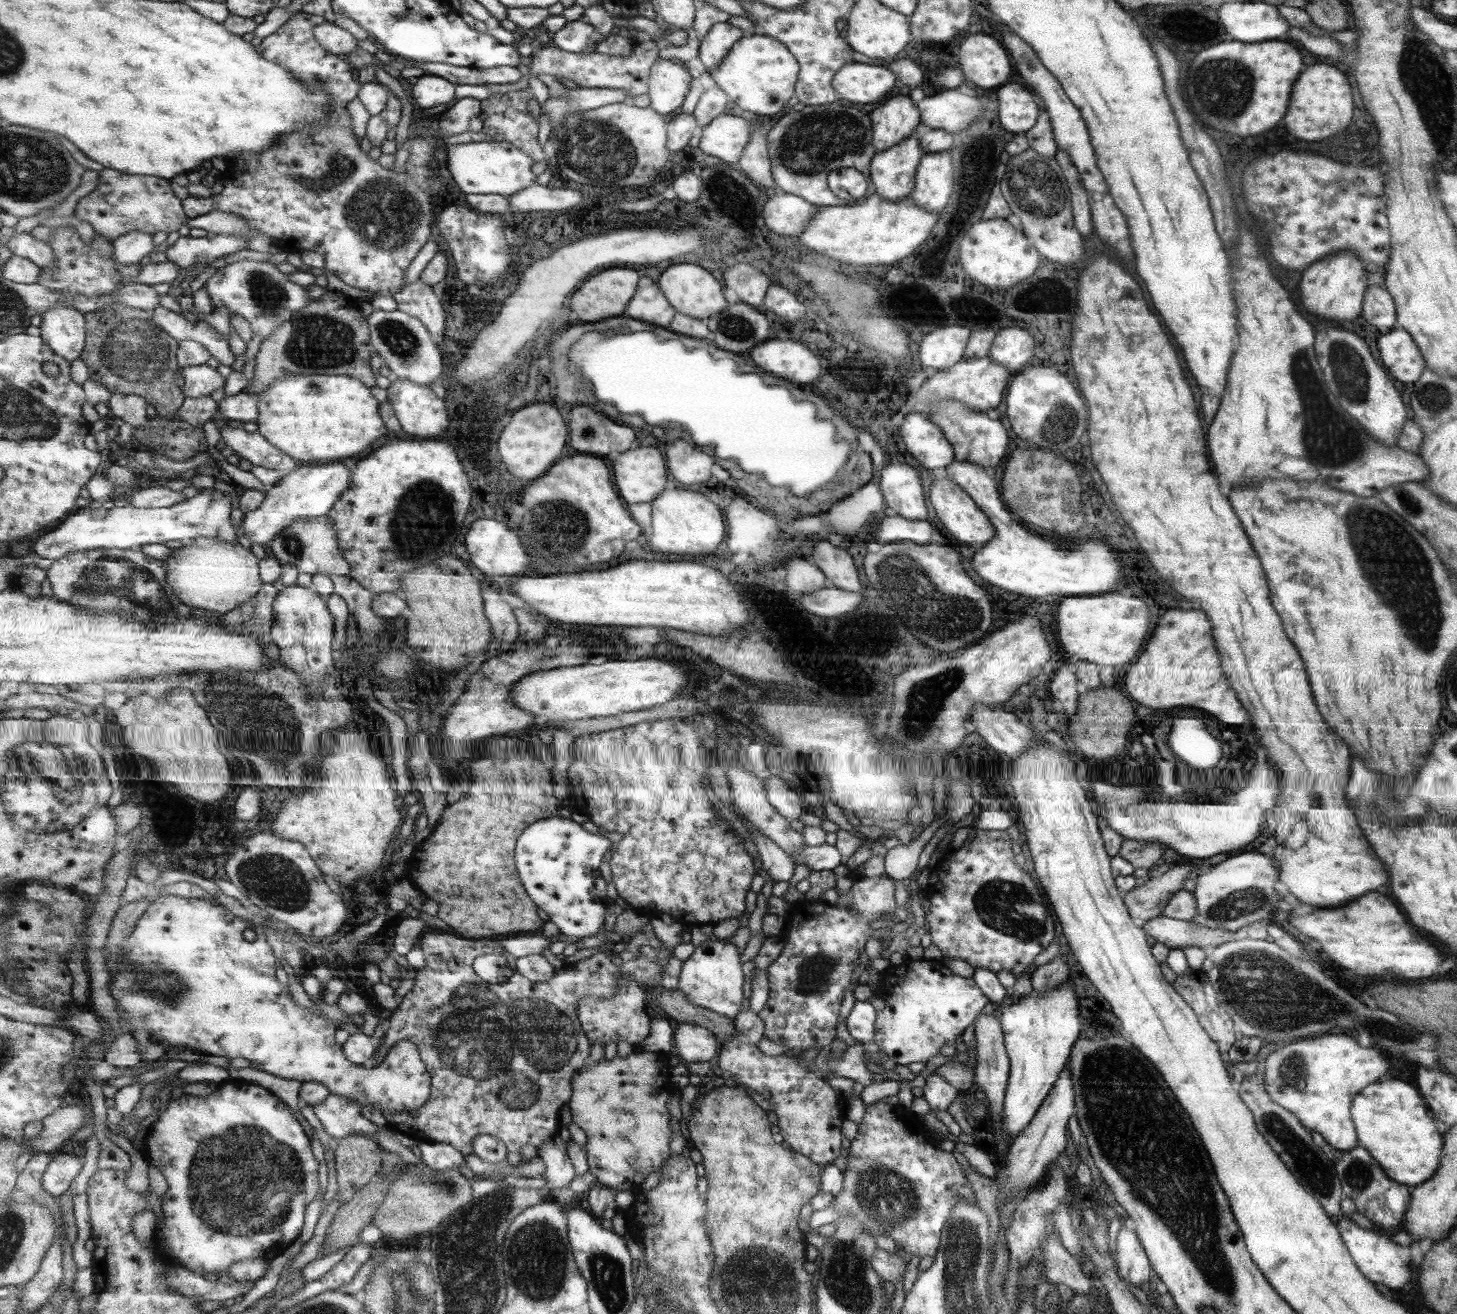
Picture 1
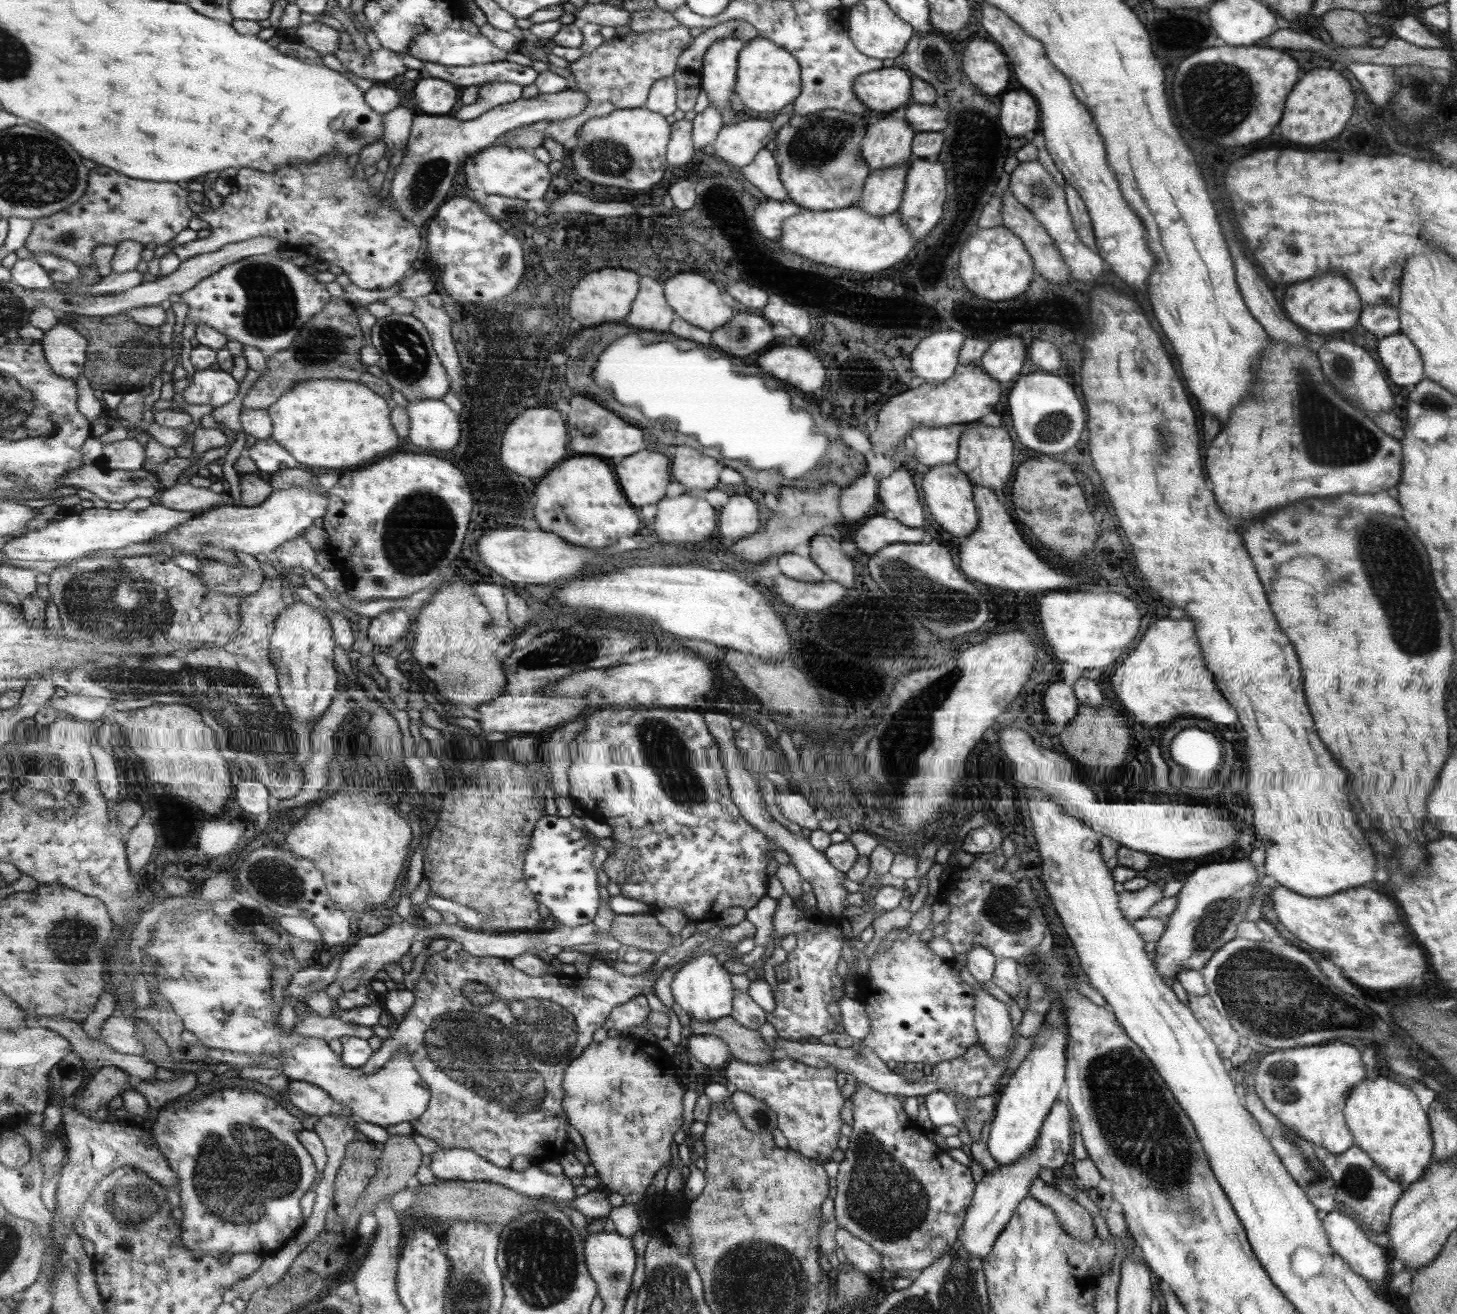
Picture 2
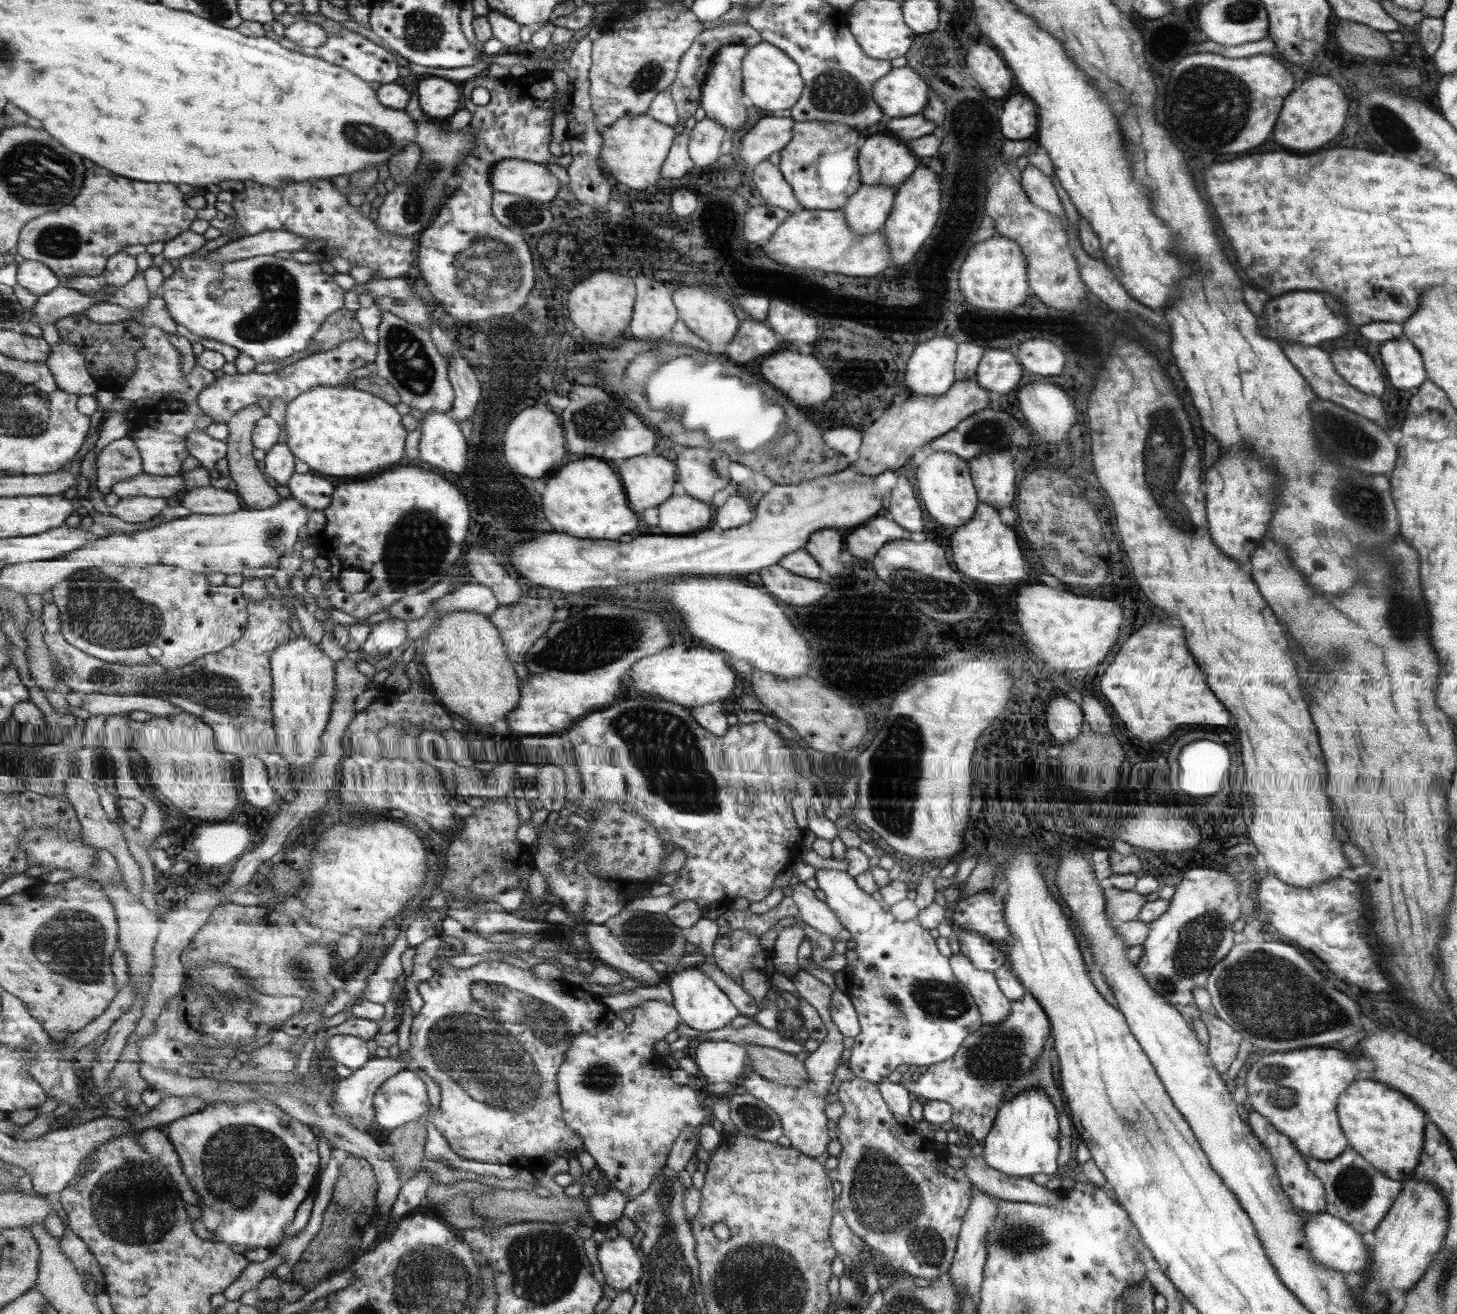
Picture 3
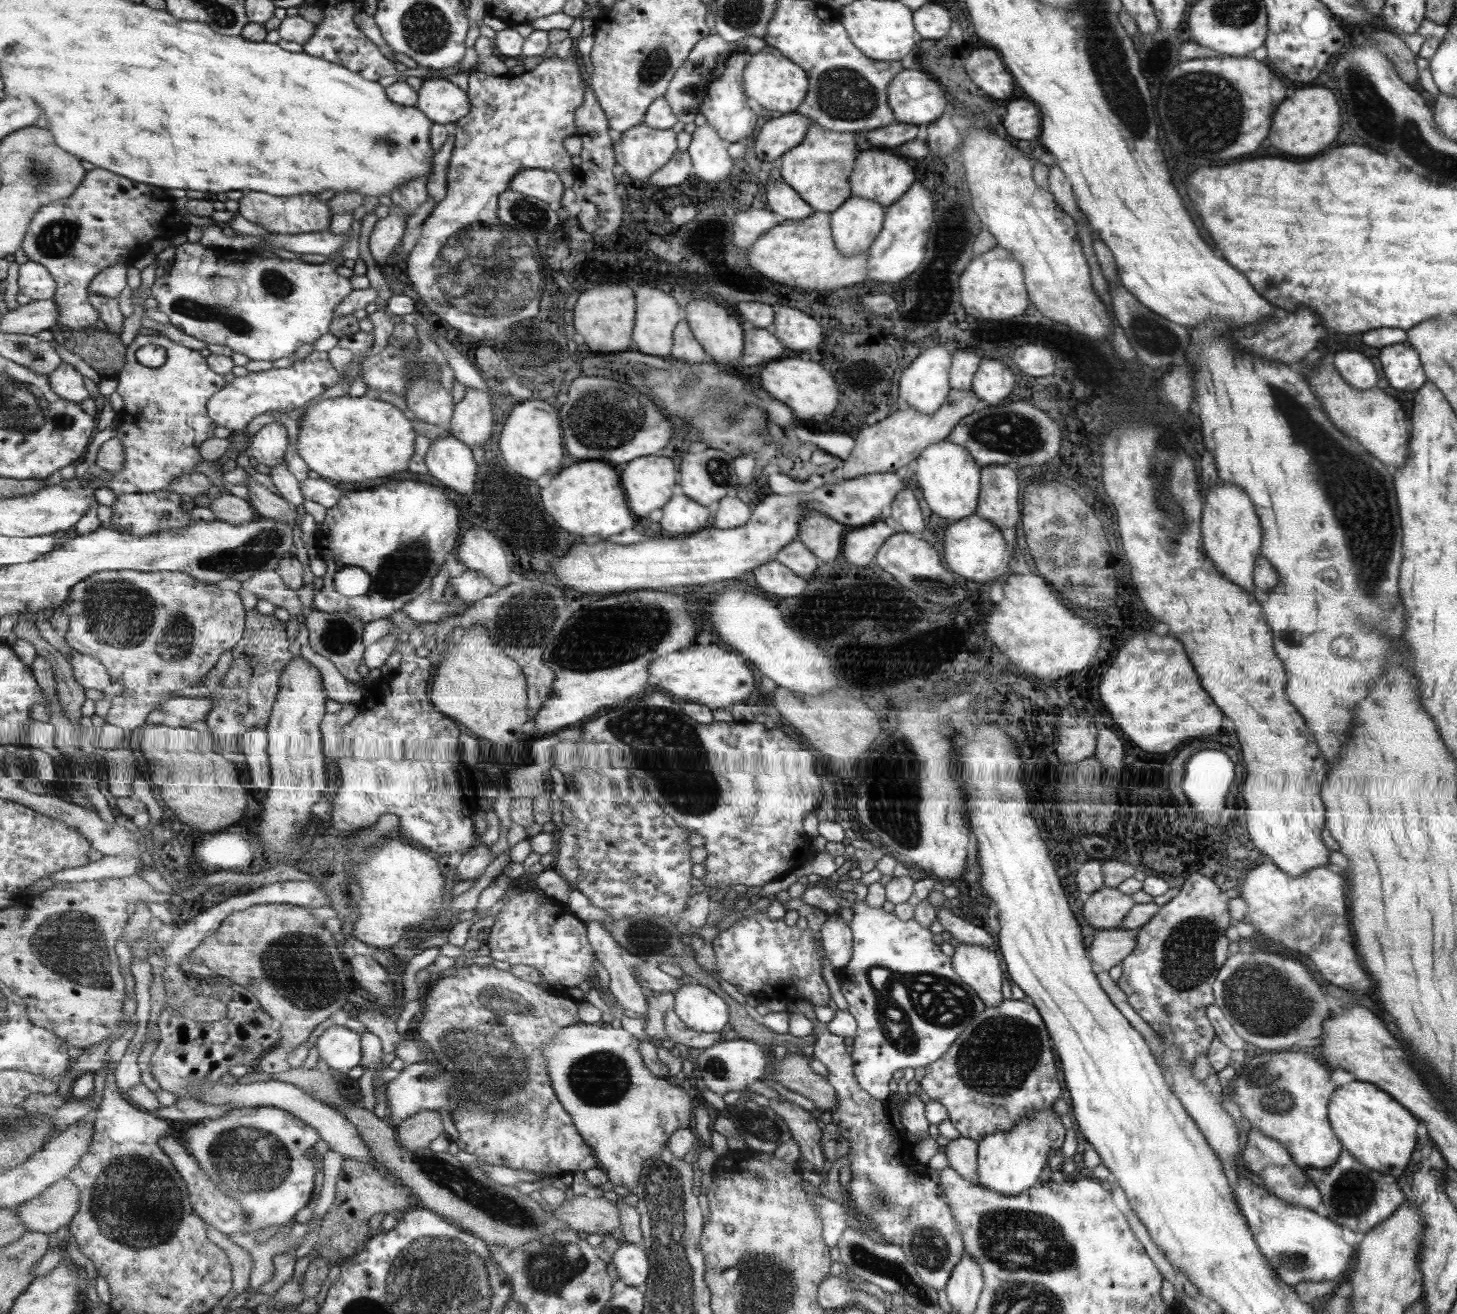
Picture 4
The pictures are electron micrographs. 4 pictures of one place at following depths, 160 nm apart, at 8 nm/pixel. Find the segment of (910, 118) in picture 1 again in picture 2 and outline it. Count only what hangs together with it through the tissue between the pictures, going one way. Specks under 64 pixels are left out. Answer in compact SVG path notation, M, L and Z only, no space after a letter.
M899 113L879 115L875 120L862 138L861 151L869 171L909 162L915 130Z

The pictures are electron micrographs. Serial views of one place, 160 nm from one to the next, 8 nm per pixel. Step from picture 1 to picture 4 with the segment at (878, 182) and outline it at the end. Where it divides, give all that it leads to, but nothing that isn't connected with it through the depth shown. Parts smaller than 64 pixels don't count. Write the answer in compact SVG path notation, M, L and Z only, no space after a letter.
M850 196L830 213L831 235L839 254L855 256L870 249L885 221L885 208L873 199Z

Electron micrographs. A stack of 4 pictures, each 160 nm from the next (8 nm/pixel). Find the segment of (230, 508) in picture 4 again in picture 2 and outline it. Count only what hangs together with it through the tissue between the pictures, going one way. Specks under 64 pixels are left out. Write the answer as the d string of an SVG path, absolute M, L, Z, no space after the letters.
M177 482L172 487L163 489L159 495L153 498L154 504L171 507L173 510L185 512L205 512L212 506L223 506L229 503L225 493L212 492L209 487L195 487Z

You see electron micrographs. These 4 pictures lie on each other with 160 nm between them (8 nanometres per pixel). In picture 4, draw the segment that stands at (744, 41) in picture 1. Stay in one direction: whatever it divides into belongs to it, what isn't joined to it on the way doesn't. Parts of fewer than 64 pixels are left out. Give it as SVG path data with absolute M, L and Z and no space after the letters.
M765 45L757 54L751 55L742 70L743 86L748 98L761 108L777 112L794 112L801 104L809 85L809 76L798 64L781 55L777 49Z

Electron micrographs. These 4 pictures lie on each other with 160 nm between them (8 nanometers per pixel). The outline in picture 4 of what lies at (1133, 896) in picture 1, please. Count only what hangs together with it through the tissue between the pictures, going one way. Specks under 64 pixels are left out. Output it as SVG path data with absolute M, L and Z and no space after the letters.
M1103 887L1082 904L1082 915L1094 929L1116 929L1134 905L1130 895L1122 894L1116 888Z

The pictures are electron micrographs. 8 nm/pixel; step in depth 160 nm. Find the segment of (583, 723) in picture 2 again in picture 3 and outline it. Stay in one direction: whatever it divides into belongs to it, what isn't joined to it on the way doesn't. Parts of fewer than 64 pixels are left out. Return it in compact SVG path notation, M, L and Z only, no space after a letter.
M553 764L541 767L537 773L537 806L549 813L562 813L567 800L567 774L563 768Z

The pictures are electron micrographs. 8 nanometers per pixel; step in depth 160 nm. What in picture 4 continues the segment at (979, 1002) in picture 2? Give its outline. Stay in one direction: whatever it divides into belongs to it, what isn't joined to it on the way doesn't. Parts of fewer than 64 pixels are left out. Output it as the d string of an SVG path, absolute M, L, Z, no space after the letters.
M959 943L951 956L951 962L955 974L982 999L985 1008L993 1008L1003 1000L1001 996L1003 974L993 950Z

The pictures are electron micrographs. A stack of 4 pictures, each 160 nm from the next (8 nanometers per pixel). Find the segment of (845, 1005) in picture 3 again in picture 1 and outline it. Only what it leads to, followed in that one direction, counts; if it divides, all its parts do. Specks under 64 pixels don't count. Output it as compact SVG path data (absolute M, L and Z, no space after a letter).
M855 1001L846 1018L847 1032L857 1043L870 1043L875 1035L875 1019L876 1011L869 1002Z

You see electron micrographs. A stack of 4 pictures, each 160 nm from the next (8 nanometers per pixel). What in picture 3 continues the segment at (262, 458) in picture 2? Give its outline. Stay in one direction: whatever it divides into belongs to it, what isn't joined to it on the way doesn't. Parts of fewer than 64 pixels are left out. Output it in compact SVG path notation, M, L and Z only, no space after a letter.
M277 443L265 452L265 473L271 481L288 486L288 478L295 472L295 460L297 457L287 443Z

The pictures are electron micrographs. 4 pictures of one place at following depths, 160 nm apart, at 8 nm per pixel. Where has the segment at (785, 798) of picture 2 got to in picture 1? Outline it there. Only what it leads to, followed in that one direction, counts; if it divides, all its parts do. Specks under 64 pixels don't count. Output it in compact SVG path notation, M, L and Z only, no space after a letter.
M771 775L763 780L763 784L767 802L788 822L798 820L799 816L808 810L801 791L790 790L786 786L785 780Z

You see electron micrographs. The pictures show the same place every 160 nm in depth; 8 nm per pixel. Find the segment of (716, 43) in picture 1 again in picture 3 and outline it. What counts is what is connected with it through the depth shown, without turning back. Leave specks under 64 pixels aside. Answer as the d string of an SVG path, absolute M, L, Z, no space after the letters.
M728 44L718 48L704 76L700 92L700 106L704 110L704 116L731 131L745 122L745 106L741 103L741 98L744 95L742 93L742 59L746 54L747 47L742 44Z

